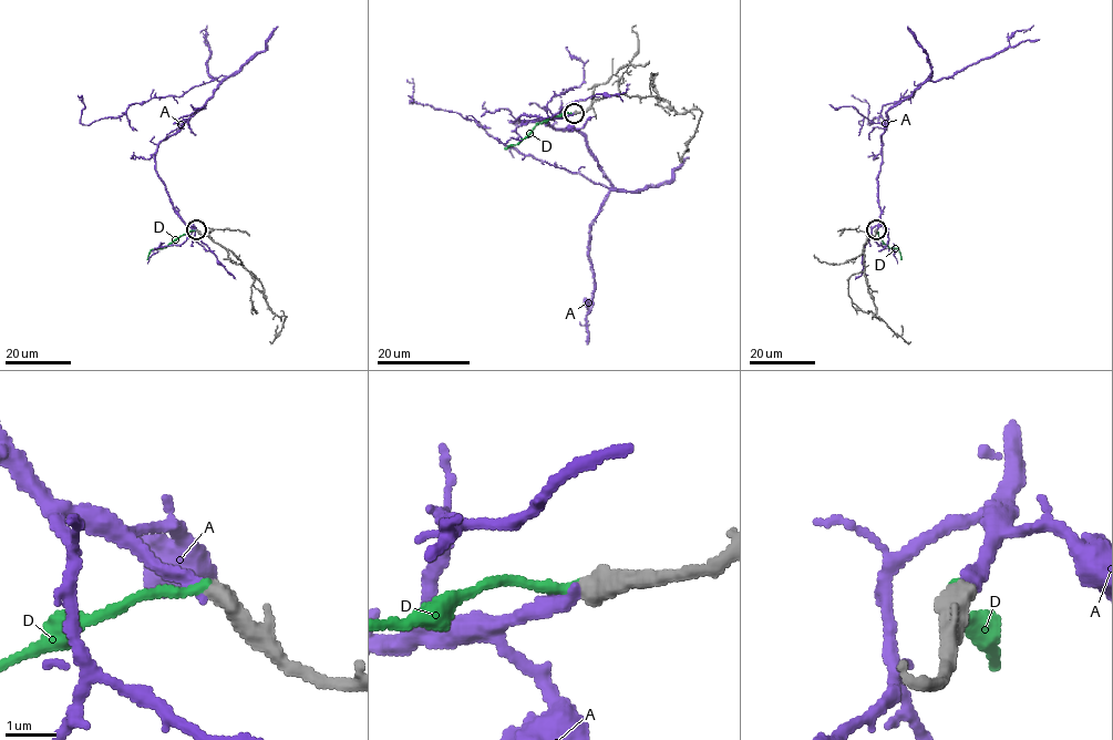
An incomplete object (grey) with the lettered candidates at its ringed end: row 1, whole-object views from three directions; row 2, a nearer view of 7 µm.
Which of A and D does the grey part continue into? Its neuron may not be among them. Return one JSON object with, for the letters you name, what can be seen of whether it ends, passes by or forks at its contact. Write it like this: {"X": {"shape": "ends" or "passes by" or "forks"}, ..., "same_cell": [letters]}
{"A": {"shape": "ends"}, "same_cell": ["A"]}

